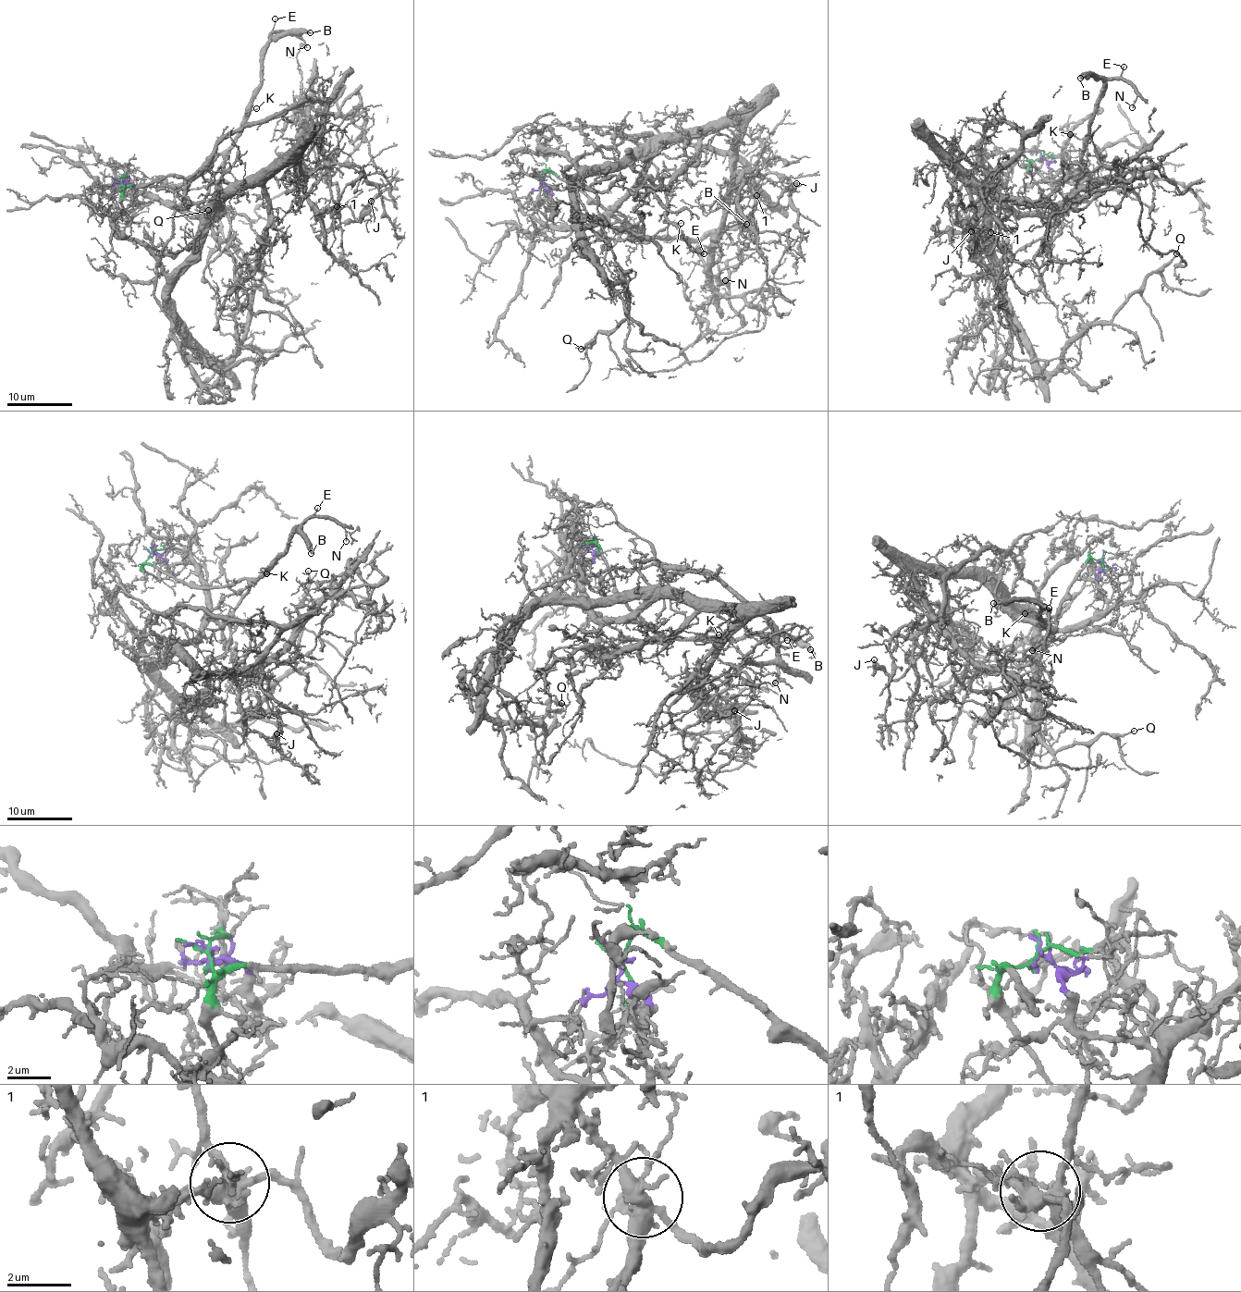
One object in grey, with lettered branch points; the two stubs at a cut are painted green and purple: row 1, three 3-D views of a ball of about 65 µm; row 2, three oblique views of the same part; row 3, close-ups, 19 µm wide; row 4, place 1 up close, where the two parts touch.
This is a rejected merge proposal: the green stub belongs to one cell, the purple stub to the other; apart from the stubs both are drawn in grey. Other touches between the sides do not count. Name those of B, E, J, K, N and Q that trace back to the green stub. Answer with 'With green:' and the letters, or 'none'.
With green: B, E, K, N

